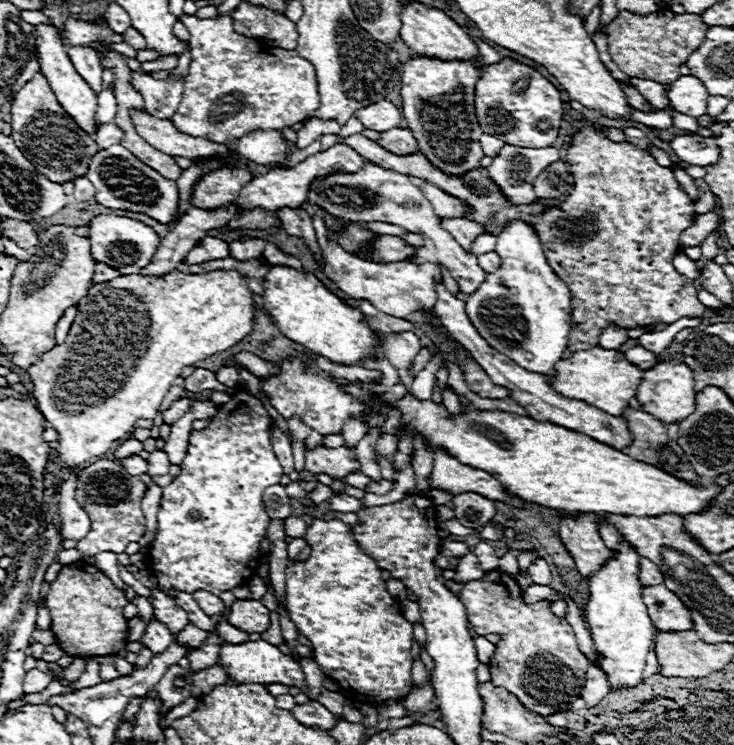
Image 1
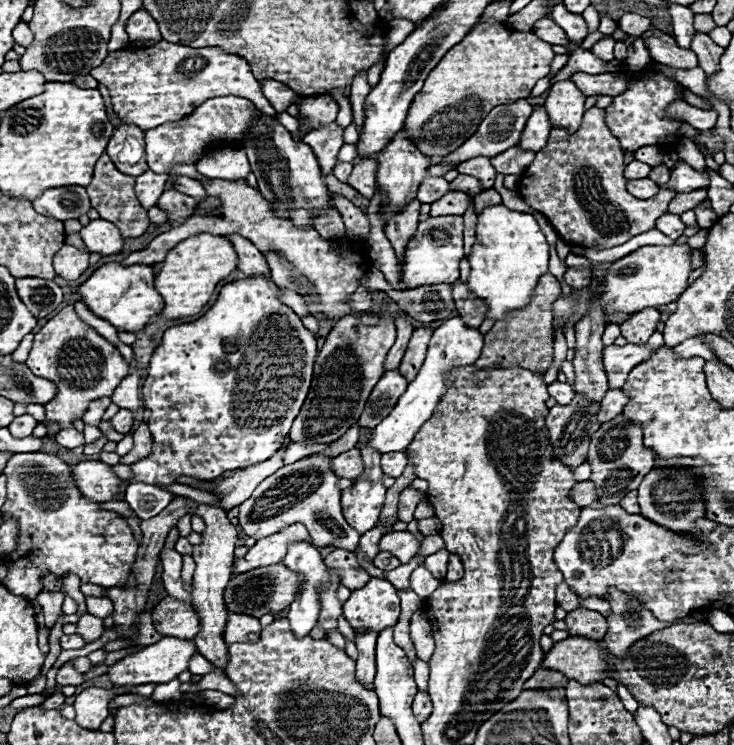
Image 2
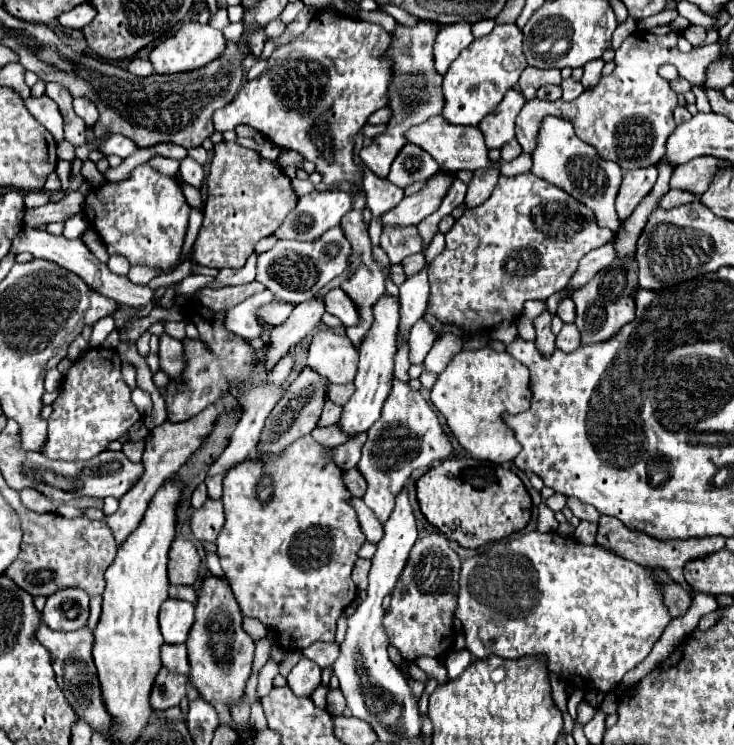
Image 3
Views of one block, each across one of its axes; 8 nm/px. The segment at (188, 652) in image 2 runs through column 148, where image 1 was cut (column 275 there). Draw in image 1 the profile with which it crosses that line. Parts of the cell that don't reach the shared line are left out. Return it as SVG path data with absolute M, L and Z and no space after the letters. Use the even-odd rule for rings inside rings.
M258 640L258 642L248 642L248 644L226 644L220 654L220 664L224 664L228 670L226 674L236 678L238 682L256 682L256 684L286 684L286 686L296 686L306 694L304 686L304 674L300 664L284 654L278 646Z

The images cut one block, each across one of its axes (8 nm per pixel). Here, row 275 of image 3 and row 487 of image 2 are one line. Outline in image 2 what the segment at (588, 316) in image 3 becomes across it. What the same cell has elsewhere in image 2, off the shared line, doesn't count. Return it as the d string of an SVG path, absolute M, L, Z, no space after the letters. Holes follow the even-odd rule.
M618 414L616 418L604 422L600 430L592 436L588 462L592 466L590 480L598 488L598 496L602 504L618 504L626 492L638 490L642 478L652 470L654 466L654 452L644 446L642 442L642 428L636 422L630 422L624 418L624 414Z

